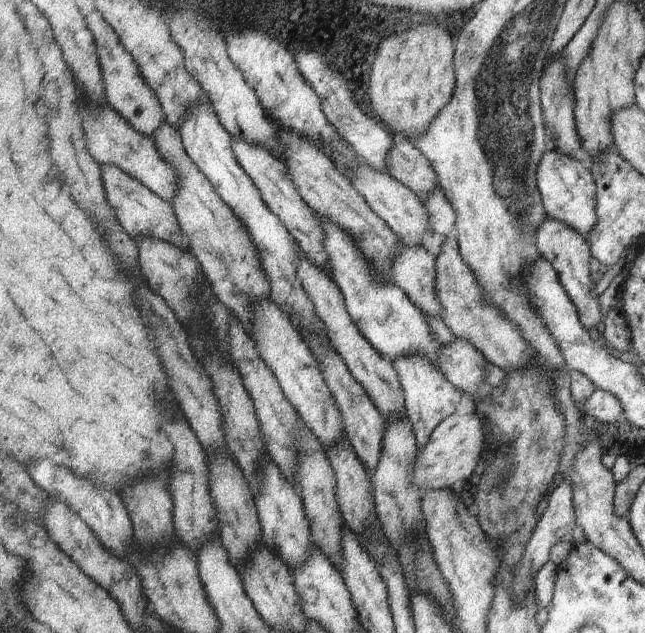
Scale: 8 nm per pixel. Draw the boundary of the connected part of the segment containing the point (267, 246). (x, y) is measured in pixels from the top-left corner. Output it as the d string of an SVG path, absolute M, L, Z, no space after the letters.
M211 102L194 103L189 109L180 132L182 133L182 141L190 155L190 159L206 174L211 184L218 191L220 198L234 210L235 216L244 224L246 230L250 234L252 241L258 249L258 254L262 260L262 265L266 271L267 278L270 281L270 298L275 301L279 308L282 308L290 318L291 324L302 334L305 342L307 337L316 335L323 341L330 342L330 336L326 331L326 324L318 315L314 302L307 294L306 288L298 274L300 266L300 246L291 234L291 231L286 227L286 224L267 206L266 200L262 197L262 192L258 186L255 186L254 180L247 174L247 171L238 163L238 158L235 156L232 148L233 138L226 127L219 120L216 110Z

